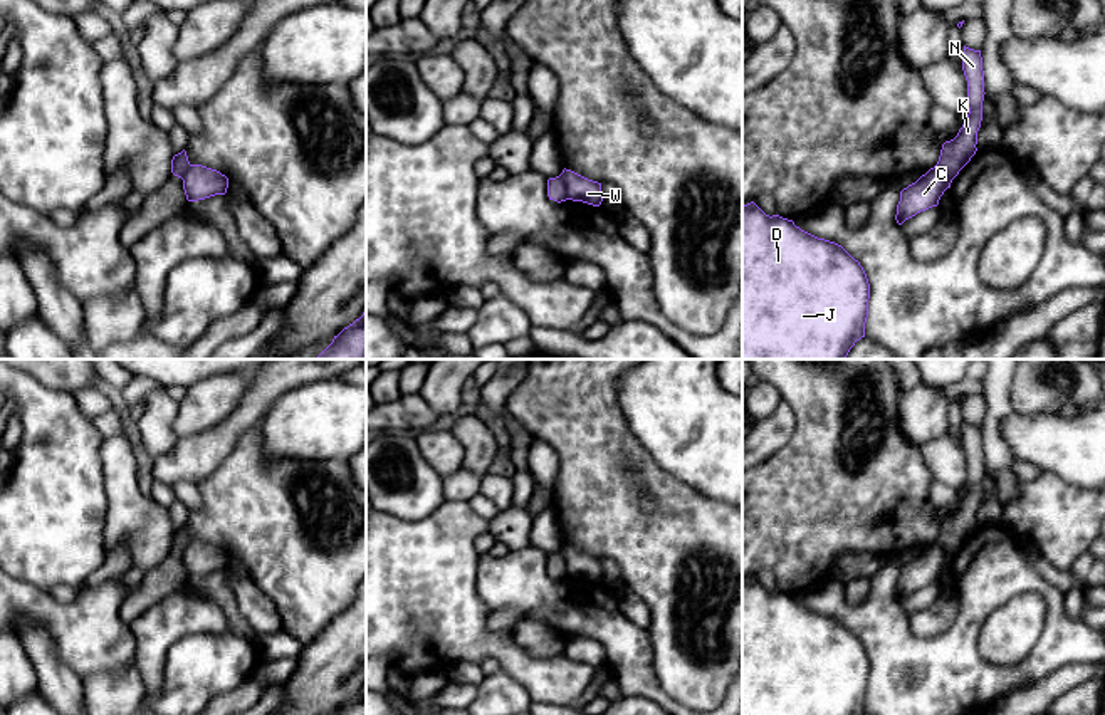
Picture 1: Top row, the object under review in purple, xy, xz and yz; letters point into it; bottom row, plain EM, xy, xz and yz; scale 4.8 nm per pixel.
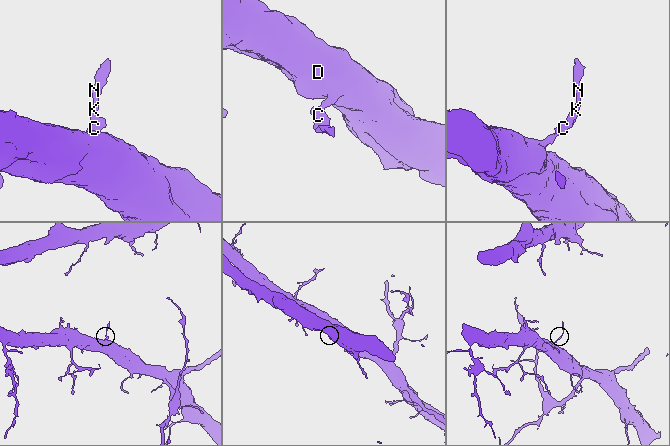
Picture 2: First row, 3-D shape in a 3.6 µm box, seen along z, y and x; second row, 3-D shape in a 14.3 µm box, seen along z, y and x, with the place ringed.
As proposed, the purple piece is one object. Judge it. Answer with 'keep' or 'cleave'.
cleave

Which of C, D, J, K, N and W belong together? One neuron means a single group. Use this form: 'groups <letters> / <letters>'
groups C D J W / K N

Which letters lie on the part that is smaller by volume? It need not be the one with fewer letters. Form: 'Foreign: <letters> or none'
Foreign: K, N

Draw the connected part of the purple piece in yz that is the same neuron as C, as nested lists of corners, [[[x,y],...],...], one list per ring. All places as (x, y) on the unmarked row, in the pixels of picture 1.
[[[937,542],[930,544],[915,559],[900,567],[900,577],[895,591],[897,599],[902,601],[917,589],[937,582],[944,567],[951,564],[951,559],[952,554]]]

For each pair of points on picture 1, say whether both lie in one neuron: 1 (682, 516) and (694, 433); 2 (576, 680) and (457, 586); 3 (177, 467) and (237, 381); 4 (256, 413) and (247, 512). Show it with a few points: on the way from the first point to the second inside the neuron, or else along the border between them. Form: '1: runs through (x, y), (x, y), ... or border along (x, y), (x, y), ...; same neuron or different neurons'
1: border along (655, 460), (672, 475), (722, 502); different neurons
2: runs through (541, 675), (469, 621); same neuron
3: border along (235, 410), (215, 425), (178, 440); different neurons
4: border along (257, 425), (251, 427), (227, 455); different neurons

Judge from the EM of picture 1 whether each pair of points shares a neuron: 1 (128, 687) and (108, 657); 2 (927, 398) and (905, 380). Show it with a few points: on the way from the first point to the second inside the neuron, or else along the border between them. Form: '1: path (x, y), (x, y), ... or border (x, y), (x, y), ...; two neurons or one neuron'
1: border (133, 663), (116, 672), (91, 673), (83, 678); two neurons
2: border (921, 381), (902, 395); two neurons

